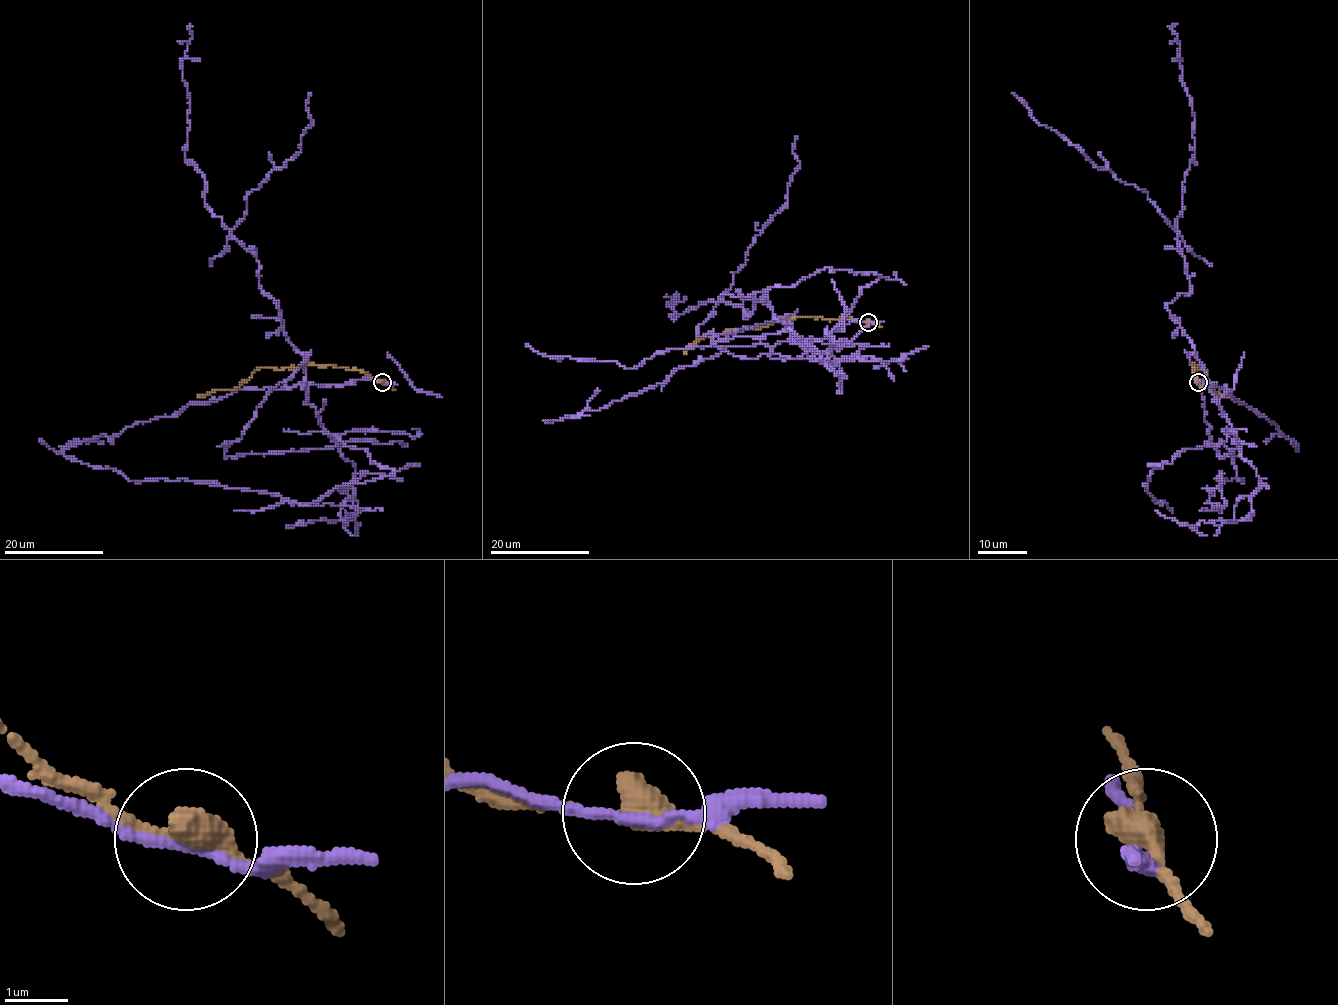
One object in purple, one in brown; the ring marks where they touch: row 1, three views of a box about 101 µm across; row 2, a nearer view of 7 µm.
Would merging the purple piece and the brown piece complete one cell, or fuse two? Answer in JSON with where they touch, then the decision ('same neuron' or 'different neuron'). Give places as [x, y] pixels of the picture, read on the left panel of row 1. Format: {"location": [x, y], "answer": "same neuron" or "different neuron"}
{"location": [382, 382], "answer": "different neuron"}

